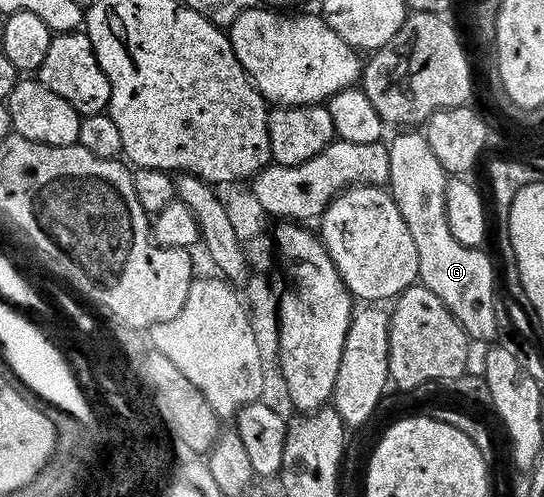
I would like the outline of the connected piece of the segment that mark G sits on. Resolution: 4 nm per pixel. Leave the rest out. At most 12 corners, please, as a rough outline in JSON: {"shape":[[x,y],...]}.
{"shape":[[426,135],[391,148],[390,191],[422,287],[468,336],[499,332],[486,251],[449,230],[449,173]]}

